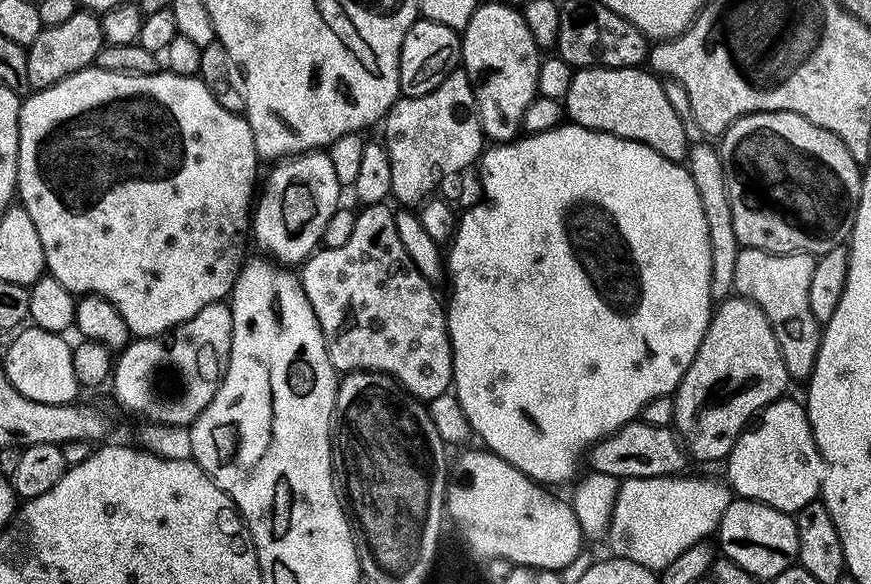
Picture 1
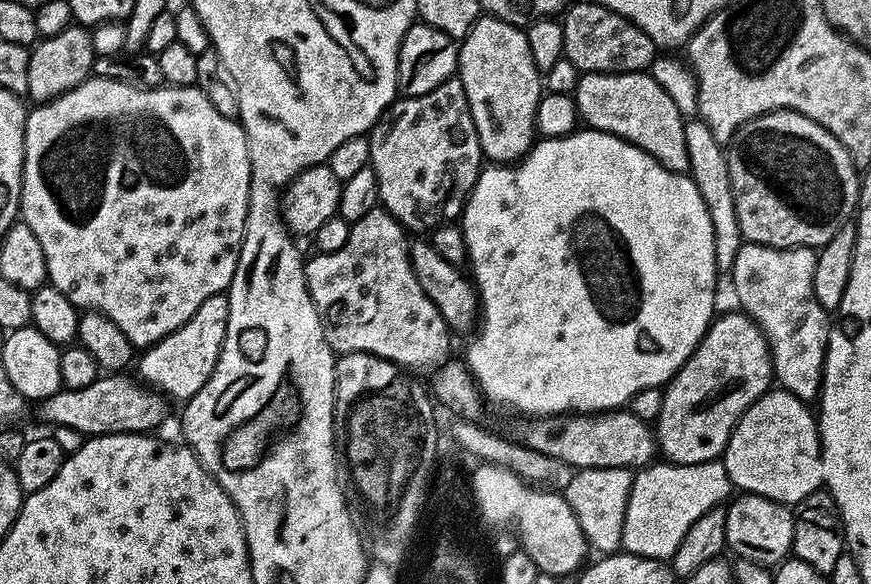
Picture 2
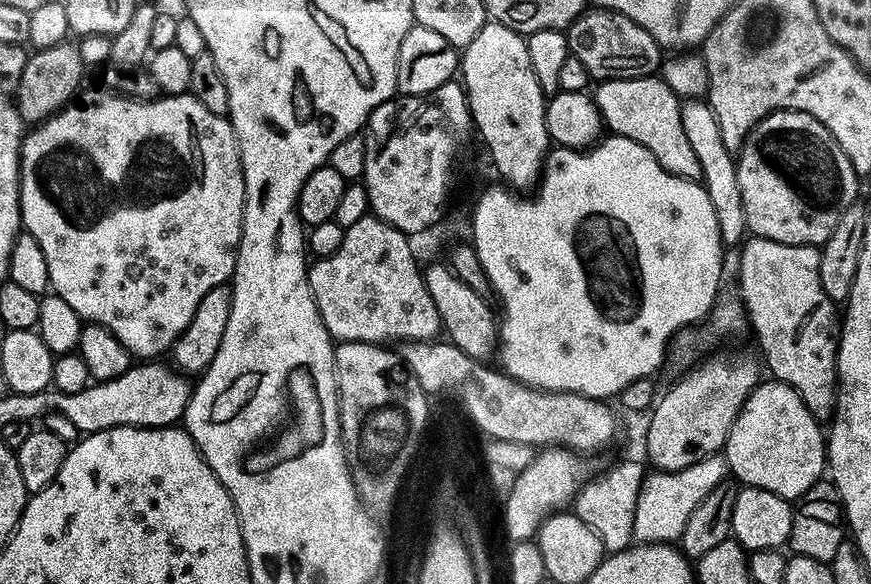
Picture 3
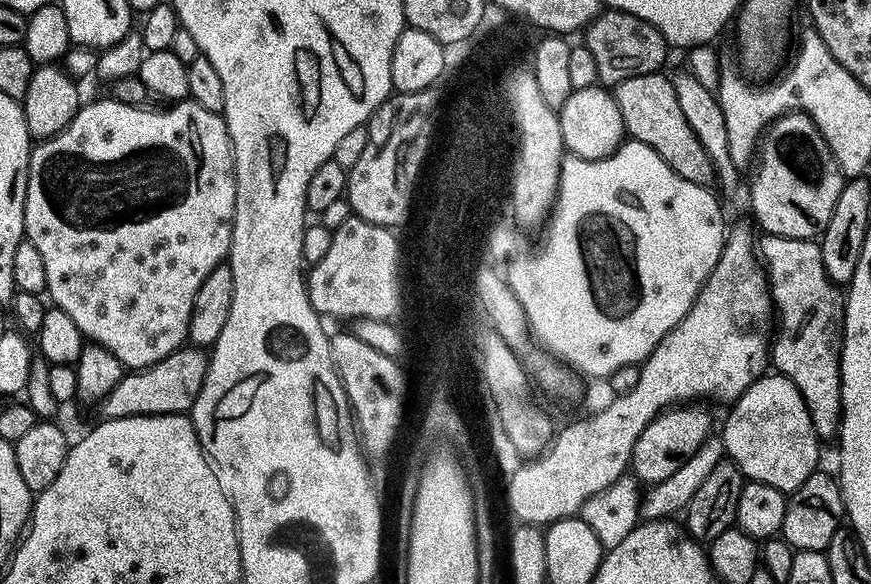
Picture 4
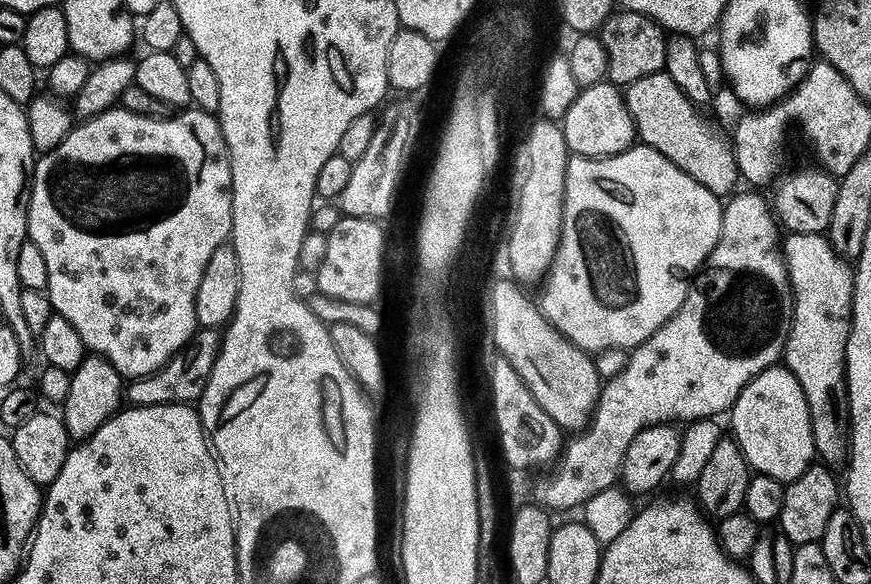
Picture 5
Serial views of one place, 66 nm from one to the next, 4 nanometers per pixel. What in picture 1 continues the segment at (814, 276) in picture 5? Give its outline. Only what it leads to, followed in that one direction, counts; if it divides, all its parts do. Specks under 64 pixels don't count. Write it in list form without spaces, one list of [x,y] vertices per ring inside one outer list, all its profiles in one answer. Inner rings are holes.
[[[741,247],[738,262],[734,262],[735,295],[752,300],[766,314],[770,326],[774,330],[774,338],[778,342],[778,350],[782,354],[782,362],[786,366],[789,377],[793,381],[807,381],[812,374],[812,365],[816,363],[816,351],[820,348],[822,335],[821,321],[814,318],[810,310],[810,278],[814,274],[816,256],[811,252],[763,252],[757,248]]]

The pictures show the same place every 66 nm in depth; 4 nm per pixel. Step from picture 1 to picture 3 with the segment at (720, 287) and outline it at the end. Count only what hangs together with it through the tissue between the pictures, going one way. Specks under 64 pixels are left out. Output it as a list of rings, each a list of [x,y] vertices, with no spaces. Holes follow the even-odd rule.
[[[707,99],[684,100],[680,106],[682,114],[682,131],[690,141],[690,147],[698,157],[700,167],[700,180],[703,183],[706,194],[710,196],[710,202],[714,206],[714,218],[718,218],[718,230],[720,231],[721,245],[739,245],[745,239],[746,229],[744,227],[744,211],[742,210],[741,191],[738,190],[738,176],[736,174],[736,156],[730,150],[726,150],[726,142],[722,142],[722,130],[718,128],[718,118],[714,118],[714,110],[708,104]]]

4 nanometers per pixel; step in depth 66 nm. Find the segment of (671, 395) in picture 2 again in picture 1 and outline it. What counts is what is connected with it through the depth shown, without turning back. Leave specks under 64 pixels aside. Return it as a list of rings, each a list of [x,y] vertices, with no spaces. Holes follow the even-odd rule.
[[[735,294],[721,299],[715,305],[712,321],[708,323],[706,334],[672,396],[674,431],[682,441],[687,455],[696,460],[727,461],[731,448],[739,440],[739,436],[749,427],[753,418],[759,417],[768,404],[774,403],[785,395],[790,385],[790,377],[782,362],[782,354],[778,350],[778,342],[774,338],[774,330],[762,314],[762,310],[752,300]]]

